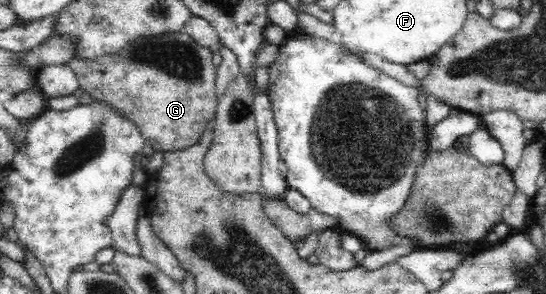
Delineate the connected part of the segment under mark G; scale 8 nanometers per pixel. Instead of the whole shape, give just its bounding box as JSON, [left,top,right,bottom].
[66,31,218,151]

